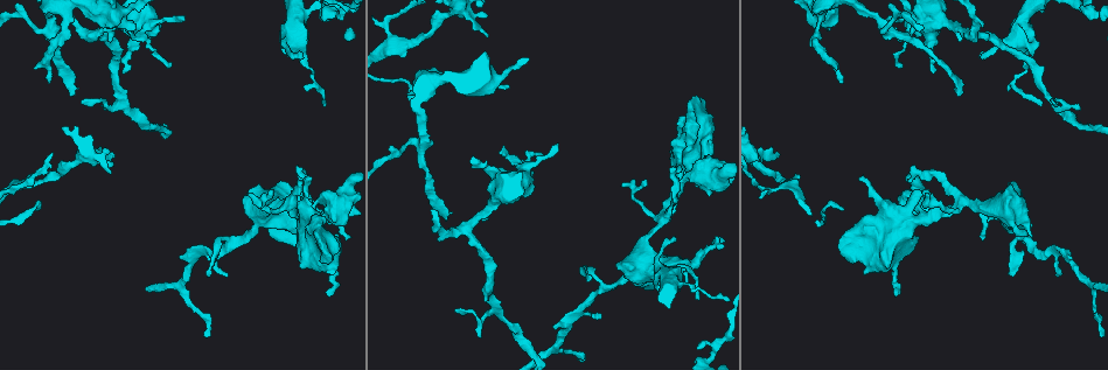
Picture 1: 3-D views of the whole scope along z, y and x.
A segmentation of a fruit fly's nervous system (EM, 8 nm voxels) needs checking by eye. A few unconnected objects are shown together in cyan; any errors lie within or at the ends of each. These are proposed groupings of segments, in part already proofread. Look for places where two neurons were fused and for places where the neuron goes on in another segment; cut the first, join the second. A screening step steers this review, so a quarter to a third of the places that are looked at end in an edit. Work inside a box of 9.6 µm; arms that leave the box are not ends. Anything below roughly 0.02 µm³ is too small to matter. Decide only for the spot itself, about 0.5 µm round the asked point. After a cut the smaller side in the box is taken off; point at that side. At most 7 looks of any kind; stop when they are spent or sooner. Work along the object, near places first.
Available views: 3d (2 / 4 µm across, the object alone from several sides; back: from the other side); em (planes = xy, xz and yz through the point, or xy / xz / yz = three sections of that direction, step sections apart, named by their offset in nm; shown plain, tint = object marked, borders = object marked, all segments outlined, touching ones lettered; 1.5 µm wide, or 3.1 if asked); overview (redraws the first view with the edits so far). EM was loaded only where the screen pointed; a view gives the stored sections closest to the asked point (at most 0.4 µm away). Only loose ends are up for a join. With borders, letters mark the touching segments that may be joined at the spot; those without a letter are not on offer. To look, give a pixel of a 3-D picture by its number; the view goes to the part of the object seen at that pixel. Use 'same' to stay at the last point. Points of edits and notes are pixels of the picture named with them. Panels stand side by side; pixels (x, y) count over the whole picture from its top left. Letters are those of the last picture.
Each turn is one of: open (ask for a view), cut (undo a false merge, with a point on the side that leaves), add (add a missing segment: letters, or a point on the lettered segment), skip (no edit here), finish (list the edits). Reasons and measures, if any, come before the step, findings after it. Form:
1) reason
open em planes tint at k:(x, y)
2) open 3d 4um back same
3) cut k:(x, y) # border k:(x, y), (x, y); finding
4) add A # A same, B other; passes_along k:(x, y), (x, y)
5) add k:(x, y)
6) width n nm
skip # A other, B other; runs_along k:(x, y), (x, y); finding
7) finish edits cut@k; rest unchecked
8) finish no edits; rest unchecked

branch stops here
open 3d 2um at 1:(70, 96)

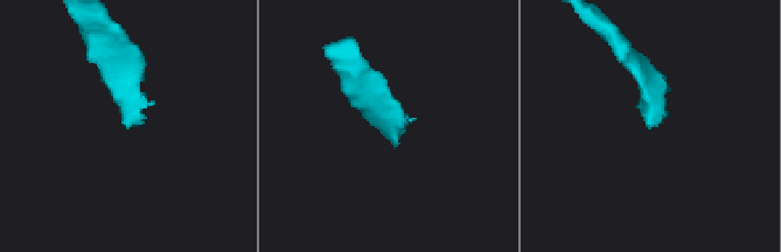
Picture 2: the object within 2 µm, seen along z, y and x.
open em yz step 4 borders at 2:(385, 133)

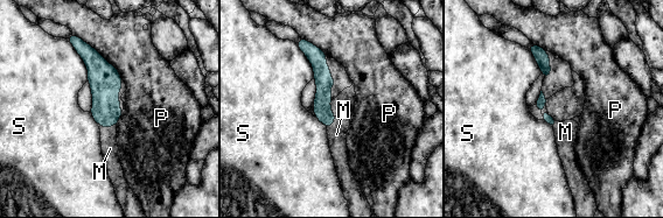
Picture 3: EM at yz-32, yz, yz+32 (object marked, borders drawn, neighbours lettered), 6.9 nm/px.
add 3:(110, 148) # M same, P other, S other; passes_along 3:(106, 112), (107, 128), (110, 148); it goes on there

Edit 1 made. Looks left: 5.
branch stops here
open 3d 4um back at 1:(901, 65)

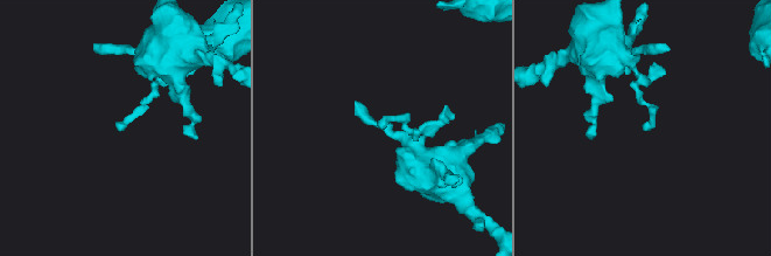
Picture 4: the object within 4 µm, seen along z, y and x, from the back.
open em xz step 4 tint at 4:(379, 127)

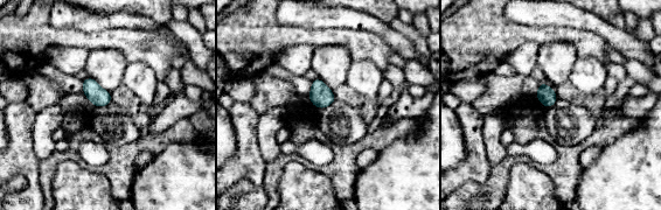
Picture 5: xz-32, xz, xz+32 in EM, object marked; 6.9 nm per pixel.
another direction
open em planes borders same

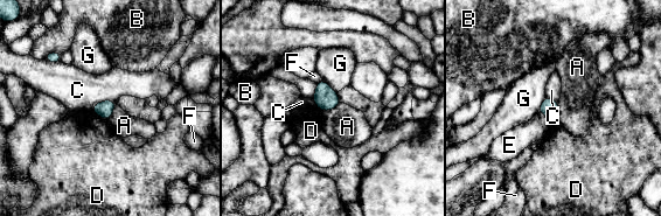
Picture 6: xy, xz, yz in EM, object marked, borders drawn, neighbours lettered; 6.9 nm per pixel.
width 110 nm
skip # A other, B other, C other, D other, E other, F other, G other; border 6:(557, 102), (557, 113), (550, 119); no lettered segment goes on from it

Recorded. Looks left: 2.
free end
open em planes borders at 1:(675, 236)

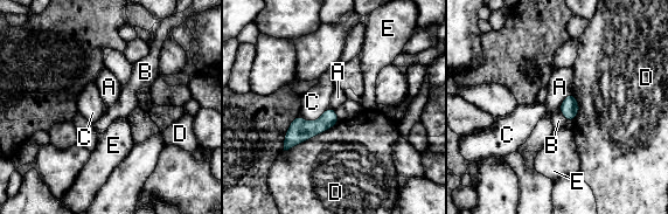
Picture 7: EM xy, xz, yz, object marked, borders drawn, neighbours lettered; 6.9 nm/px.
longest_contact D 440 nm
skip # A other, B other, C other, D other, E other; border 7:(558, 109), (571, 122); no lettered segment goes on from it

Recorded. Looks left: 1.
finish edits add@3; rest unchecked

